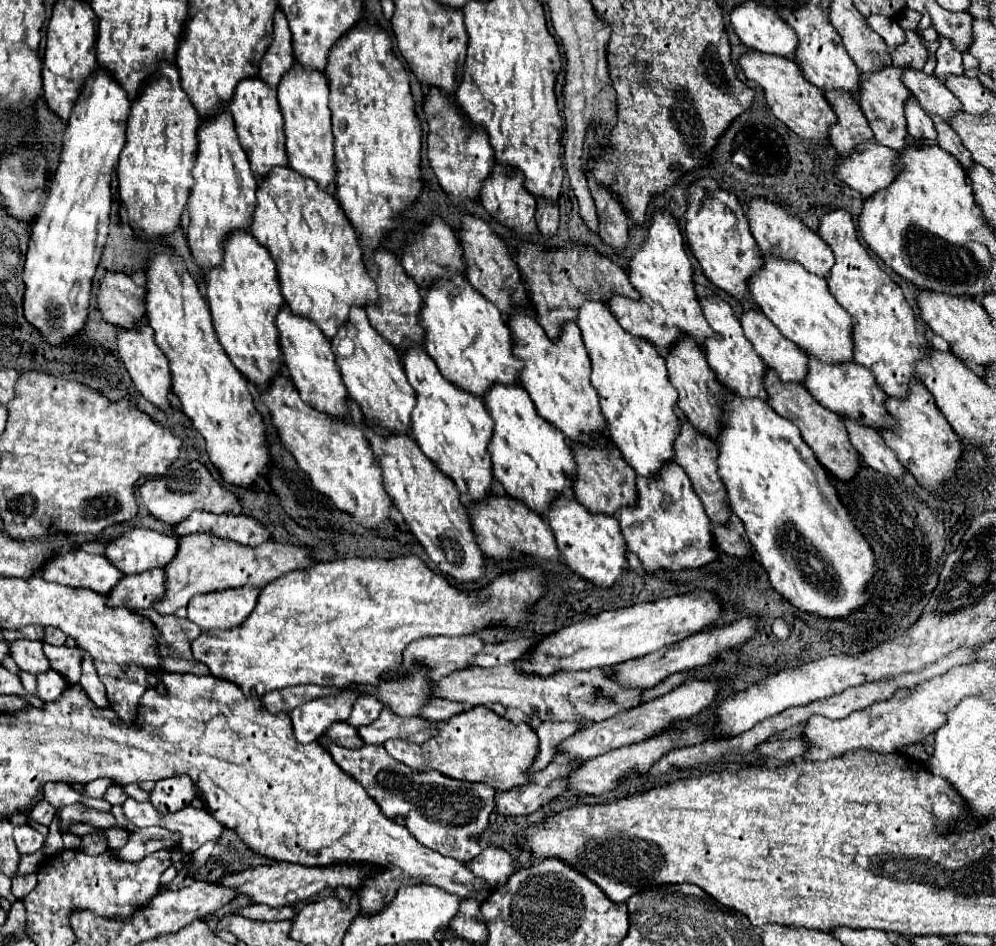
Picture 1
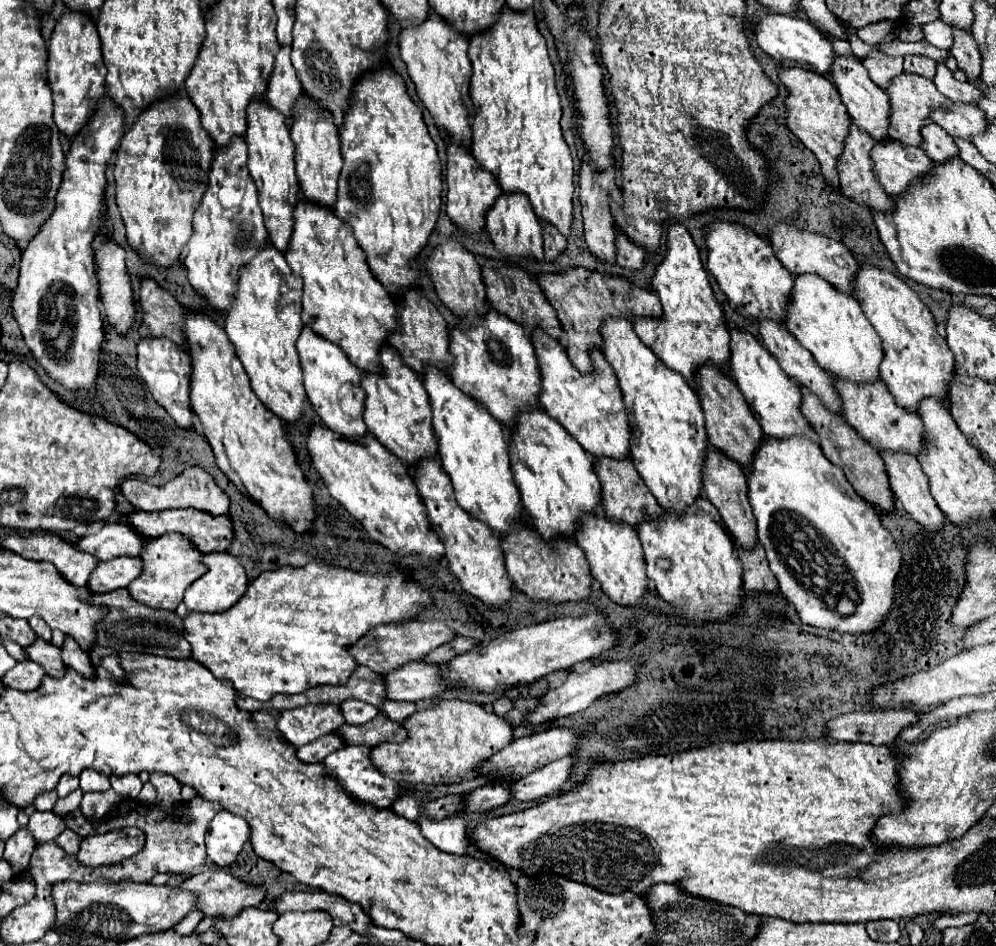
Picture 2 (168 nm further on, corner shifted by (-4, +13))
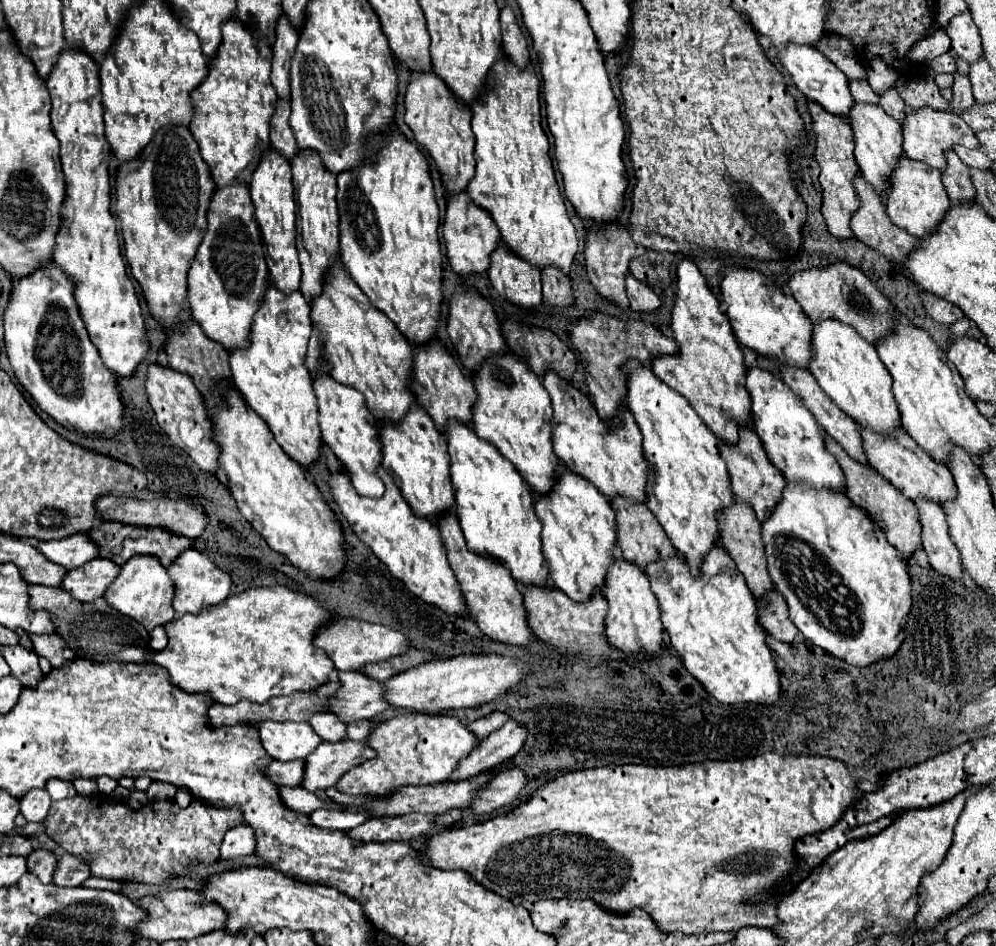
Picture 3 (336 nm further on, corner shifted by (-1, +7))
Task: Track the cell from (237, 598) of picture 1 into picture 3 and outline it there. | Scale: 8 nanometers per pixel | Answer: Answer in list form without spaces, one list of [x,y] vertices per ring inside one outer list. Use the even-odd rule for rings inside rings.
[[[186,550],[184,554],[180,554],[170,566],[168,566],[170,578],[176,584],[176,598],[174,598],[174,610],[178,616],[182,614],[200,614],[202,610],[216,606],[220,602],[224,602],[230,596],[230,588],[232,588],[232,578],[228,572],[224,572],[222,568],[214,566],[214,562],[210,562],[210,558],[206,554],[202,554],[200,550]]]

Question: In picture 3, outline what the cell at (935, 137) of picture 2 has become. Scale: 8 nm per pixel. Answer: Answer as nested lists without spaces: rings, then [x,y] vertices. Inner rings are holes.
[[[946,150],[946,170],[942,172],[942,184],[946,186],[946,192],[954,204],[974,200],[974,186],[970,182],[968,166],[956,156],[954,150]]]

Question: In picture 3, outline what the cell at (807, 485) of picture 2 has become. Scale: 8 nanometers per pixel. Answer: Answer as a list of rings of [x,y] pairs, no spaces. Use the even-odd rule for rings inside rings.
[[[806,482],[786,484],[782,500],[762,522],[762,542],[774,588],[784,596],[790,608],[790,620],[810,644],[854,666],[866,666],[874,660],[888,658],[898,650],[898,644],[904,640],[900,630],[906,624],[912,606],[910,576],[904,560],[900,562],[900,552],[846,494],[814,490],[814,486],[806,486]]]

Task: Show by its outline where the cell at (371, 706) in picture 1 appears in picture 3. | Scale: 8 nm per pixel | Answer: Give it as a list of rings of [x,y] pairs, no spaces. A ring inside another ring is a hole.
[[[314,714],[310,720],[310,726],[320,734],[322,740],[326,742],[338,742],[346,736],[346,722],[340,718],[334,718],[334,714]]]

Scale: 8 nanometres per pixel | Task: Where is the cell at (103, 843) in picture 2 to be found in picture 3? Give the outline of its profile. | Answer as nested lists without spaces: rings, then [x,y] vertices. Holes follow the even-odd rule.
[[[62,854],[58,858],[58,870],[54,872],[56,886],[80,886],[90,876],[90,860],[74,854]]]

